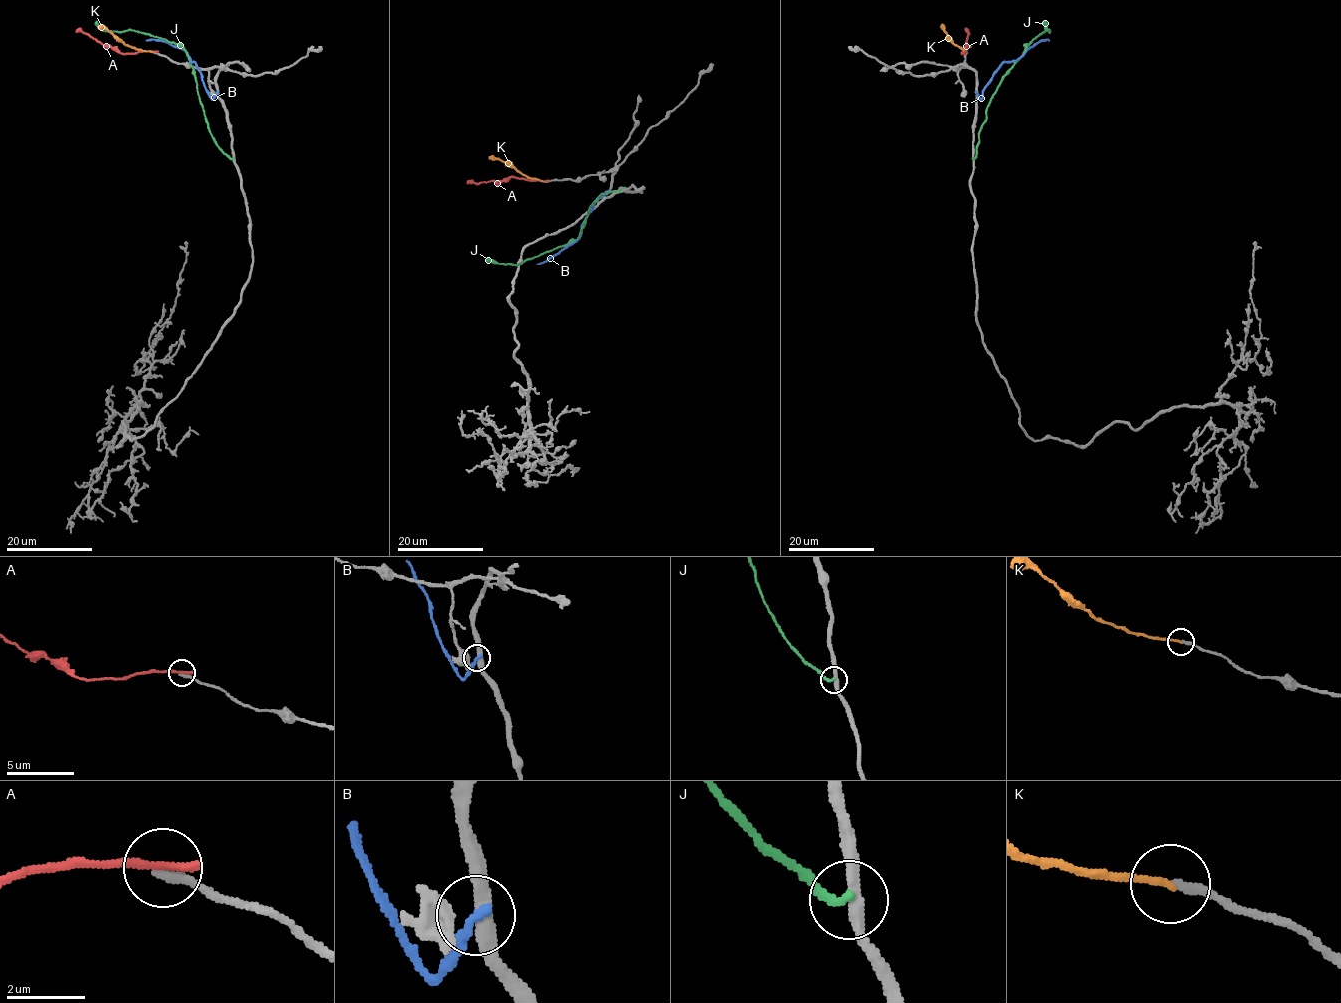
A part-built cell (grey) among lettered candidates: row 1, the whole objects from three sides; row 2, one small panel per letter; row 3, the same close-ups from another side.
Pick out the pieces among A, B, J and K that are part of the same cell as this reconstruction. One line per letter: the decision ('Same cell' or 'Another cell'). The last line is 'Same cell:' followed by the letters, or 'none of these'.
A: Another cell
B: Another cell
J: Another cell
K: Same cell
Same cell: K

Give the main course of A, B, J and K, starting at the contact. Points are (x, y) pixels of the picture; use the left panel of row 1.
A: (154, 51), (118, 52), (76, 29)
B: (216, 92), (211, 97), (201, 74), (183, 49), (166, 41), (146, 40)
J: (233, 159), (211, 134), (185, 50), (134, 30), (104, 30), (96, 21)
K: (153, 52), (126, 46), (98, 26)

